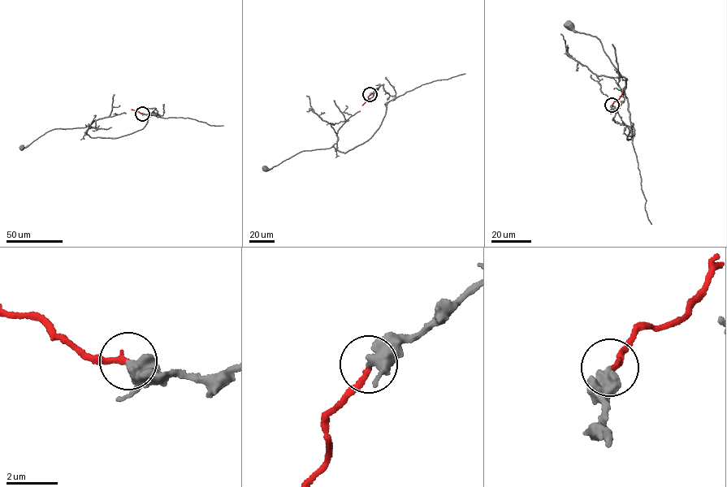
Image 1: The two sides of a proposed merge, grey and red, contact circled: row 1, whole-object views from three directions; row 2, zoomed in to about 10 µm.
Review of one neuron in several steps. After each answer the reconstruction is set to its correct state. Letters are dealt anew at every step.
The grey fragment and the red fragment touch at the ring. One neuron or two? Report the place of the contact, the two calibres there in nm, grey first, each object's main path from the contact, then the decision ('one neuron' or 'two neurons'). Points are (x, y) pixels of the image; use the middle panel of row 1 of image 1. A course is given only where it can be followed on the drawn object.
place (369, 94); calibres 420 and 200 nm; course grey (370, 94), (383, 84), (395, 96), (369, 138), (345, 152), (335, 143), (266, 169); course red (370, 94), (362, 105); one neuron

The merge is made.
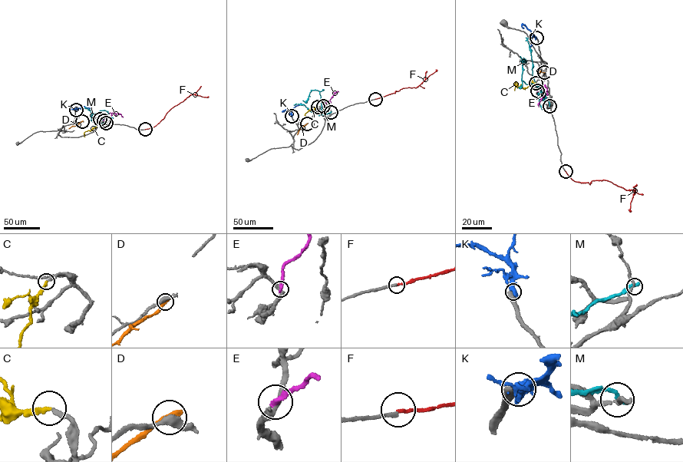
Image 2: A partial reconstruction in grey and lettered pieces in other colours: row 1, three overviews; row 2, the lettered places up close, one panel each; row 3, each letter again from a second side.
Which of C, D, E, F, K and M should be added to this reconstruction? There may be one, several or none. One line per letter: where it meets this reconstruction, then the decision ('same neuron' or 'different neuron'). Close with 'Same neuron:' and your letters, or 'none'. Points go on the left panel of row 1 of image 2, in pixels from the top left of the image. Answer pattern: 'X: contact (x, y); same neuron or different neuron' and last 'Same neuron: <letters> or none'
C: contact (100, 119); same neuron
D: contact (82, 121); different neuron
E: contact (103, 120); different neuron
F: contact (145, 129); different neuron
K: contact (76, 110); different neuron
M: contact (106, 123); different neuron
Same neuron: C

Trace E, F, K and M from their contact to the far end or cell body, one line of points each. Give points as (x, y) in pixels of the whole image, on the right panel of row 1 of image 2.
E: (537, 90), (545, 87), (547, 89), (539, 107)
F: (565, 171), (575, 181), (589, 184), (592, 181), (605, 179), (625, 189), (635, 189), (631, 211)
K: (536, 37), (531, 35), (532, 43), (530, 45)
M: (549, 106), (541, 89), (521, 80), (521, 62), (526, 61), (520, 56)

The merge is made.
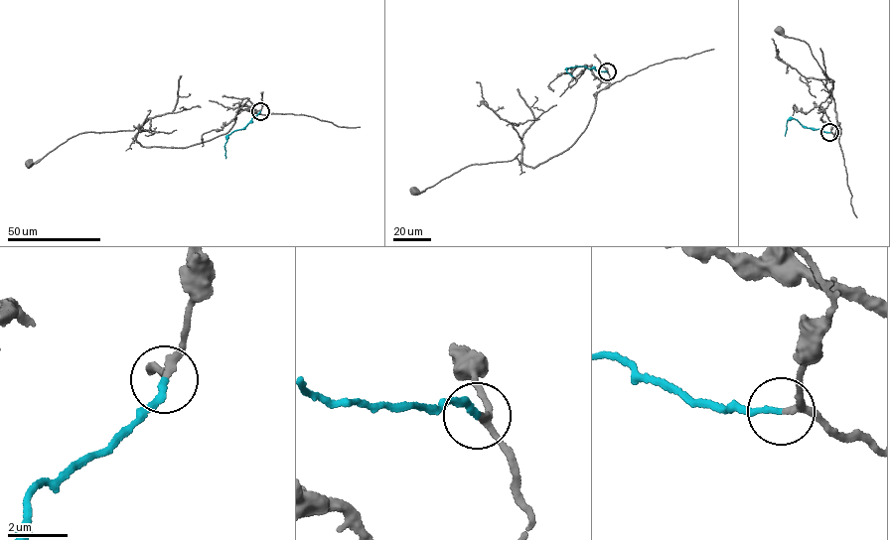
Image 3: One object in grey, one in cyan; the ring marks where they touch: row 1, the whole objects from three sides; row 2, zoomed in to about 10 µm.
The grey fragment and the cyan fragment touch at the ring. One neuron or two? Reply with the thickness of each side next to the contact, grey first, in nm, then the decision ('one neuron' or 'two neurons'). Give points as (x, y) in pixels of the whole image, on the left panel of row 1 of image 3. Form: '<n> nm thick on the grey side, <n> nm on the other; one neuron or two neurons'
190 nm thick on the grey side, 200 nm on the other; one neuron

